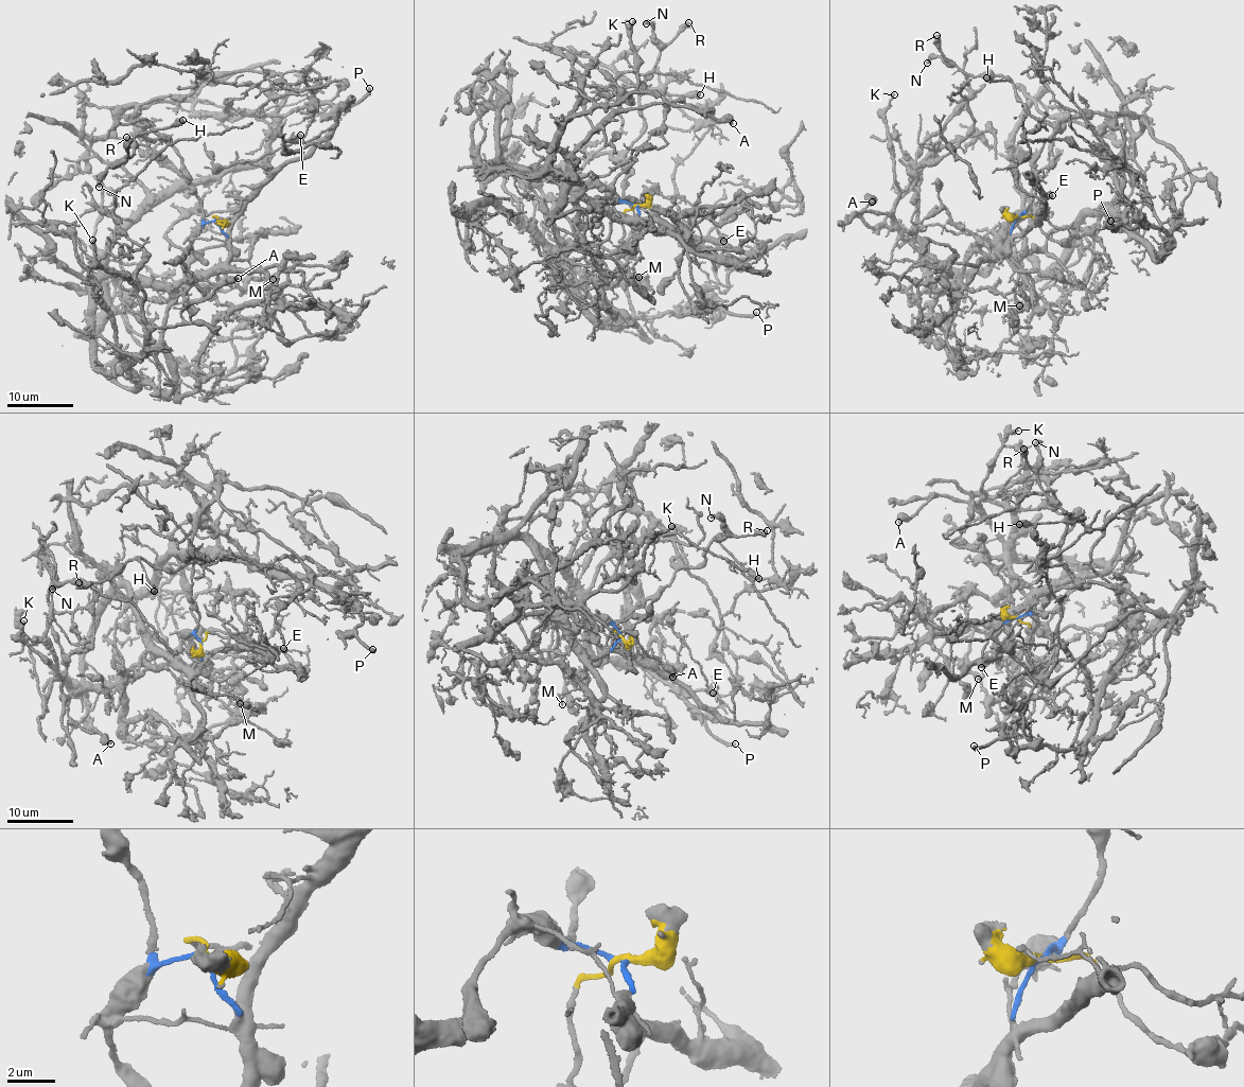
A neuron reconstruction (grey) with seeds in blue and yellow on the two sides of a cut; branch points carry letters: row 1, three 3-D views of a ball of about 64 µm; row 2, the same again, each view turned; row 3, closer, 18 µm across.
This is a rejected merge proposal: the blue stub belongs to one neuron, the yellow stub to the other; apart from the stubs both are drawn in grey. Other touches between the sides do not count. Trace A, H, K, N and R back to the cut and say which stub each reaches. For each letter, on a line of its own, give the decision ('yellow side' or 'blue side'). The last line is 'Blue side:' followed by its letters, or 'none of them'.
A: yellow side
H: blue side
K: yellow side
N: blue side
R: blue side
Blue side: H, N, R

